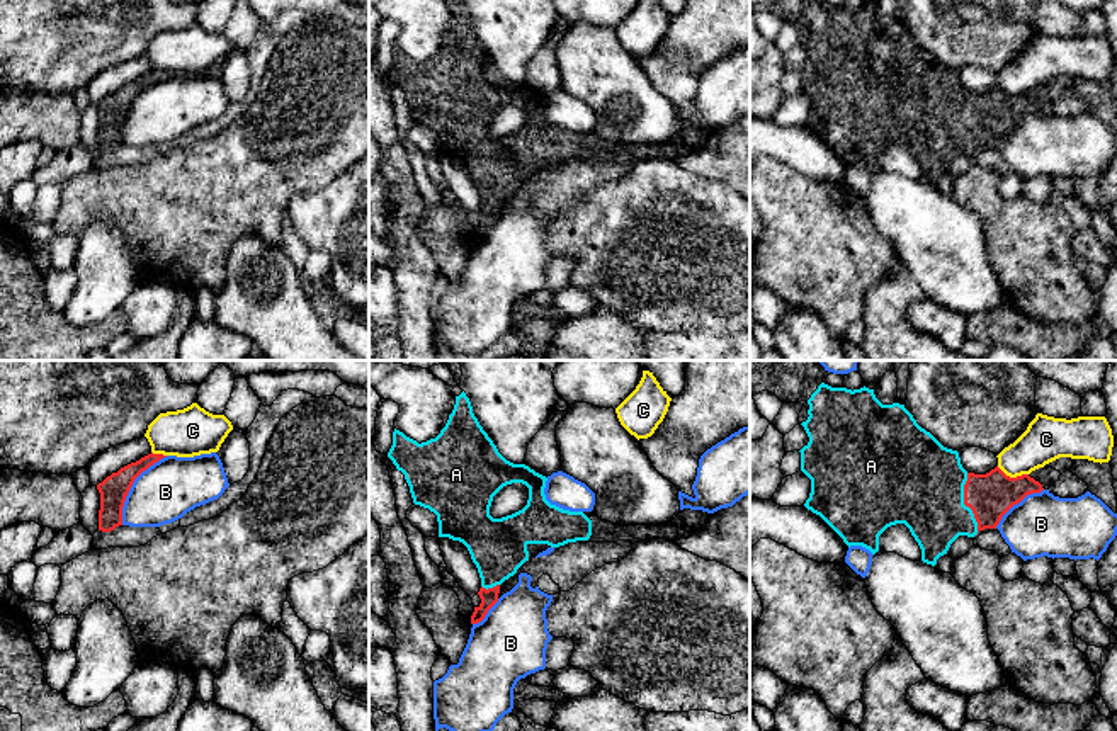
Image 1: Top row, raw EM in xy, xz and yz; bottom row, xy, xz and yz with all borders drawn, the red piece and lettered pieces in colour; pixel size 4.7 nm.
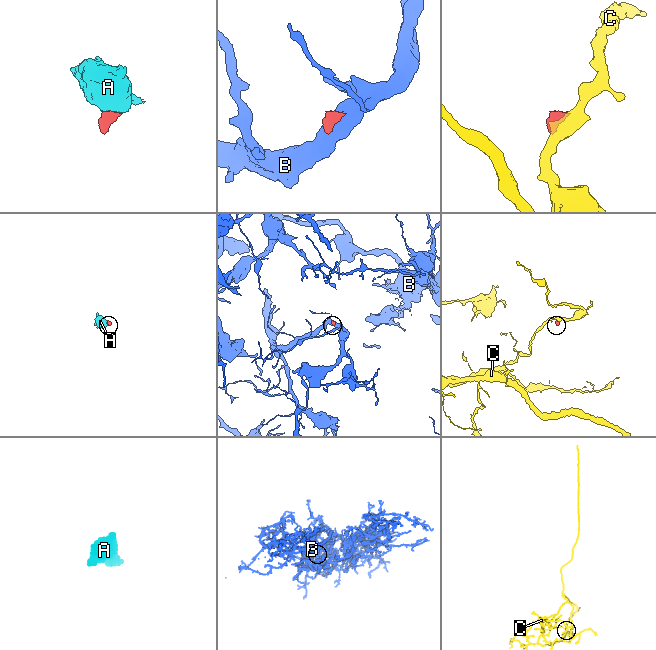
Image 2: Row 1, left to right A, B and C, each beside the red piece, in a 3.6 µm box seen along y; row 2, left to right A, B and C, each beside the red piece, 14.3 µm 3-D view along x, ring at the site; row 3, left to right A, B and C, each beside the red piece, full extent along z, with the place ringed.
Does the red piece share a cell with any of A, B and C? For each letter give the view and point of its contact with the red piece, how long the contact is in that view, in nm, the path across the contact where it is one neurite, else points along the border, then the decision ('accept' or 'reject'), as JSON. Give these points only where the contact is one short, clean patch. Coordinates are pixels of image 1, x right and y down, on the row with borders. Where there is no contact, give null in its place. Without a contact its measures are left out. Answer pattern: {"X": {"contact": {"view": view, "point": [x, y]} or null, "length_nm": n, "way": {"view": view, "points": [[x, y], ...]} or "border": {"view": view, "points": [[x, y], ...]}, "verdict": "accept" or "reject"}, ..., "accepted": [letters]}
{"A": {"contact": {"view": "yz", "point": [964, 502]}, "length_nm": 280, "way": {"view": "yz", "points": [[992, 495], [978, 502], [964, 502], [939, 500], [917, 481]]}, "verdict": "accept"}, "B": {"contact": {"view": "xy", "point": [131, 485]}, "length_nm": 400, "verdict": "reject"}, "C": {"contact": {"view": "yz", "point": [1012, 478]}, "length_nm": 160, "border": {"view": "yz", "points": [[997, 466], [1010, 476], [1027, 475]]}, "verdict": "reject"}, "accepted": ["A"]}

